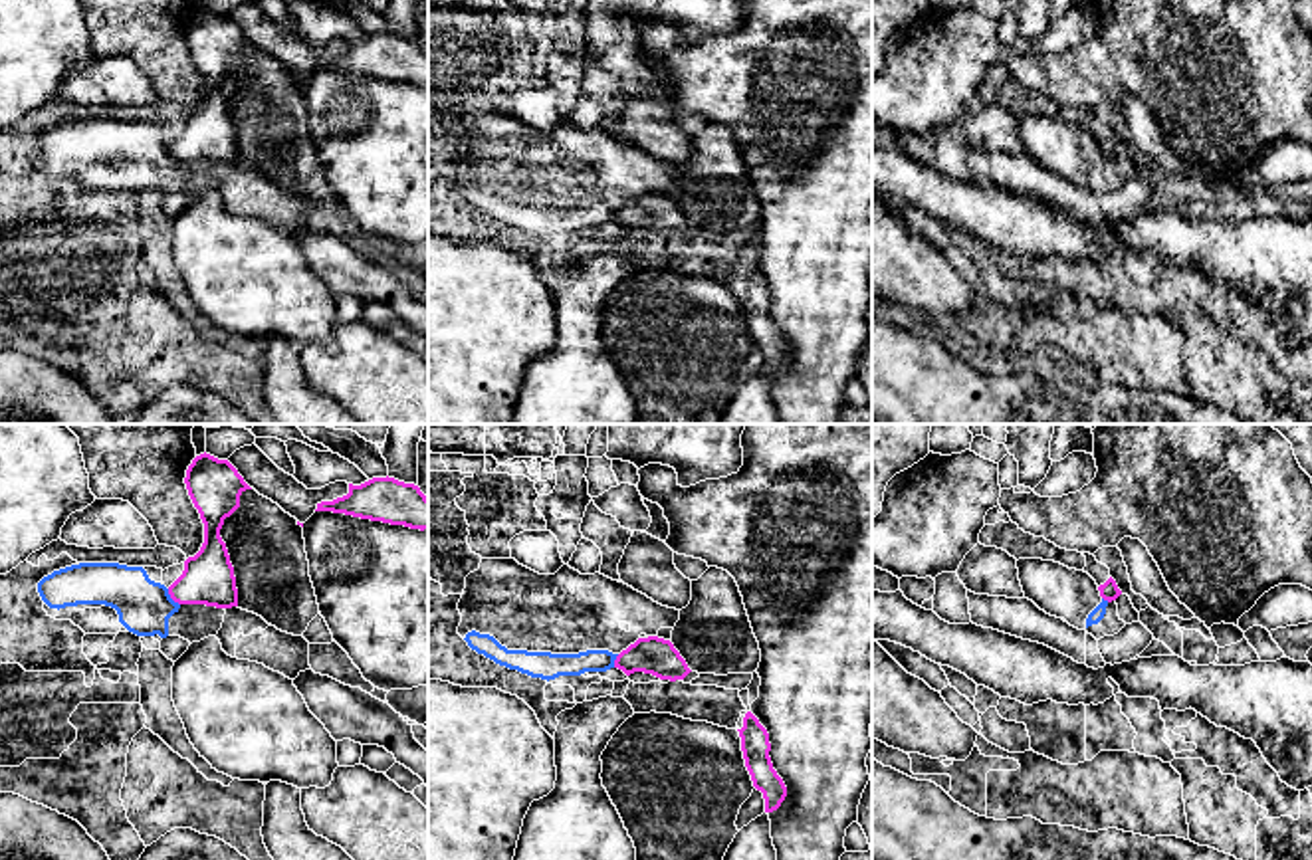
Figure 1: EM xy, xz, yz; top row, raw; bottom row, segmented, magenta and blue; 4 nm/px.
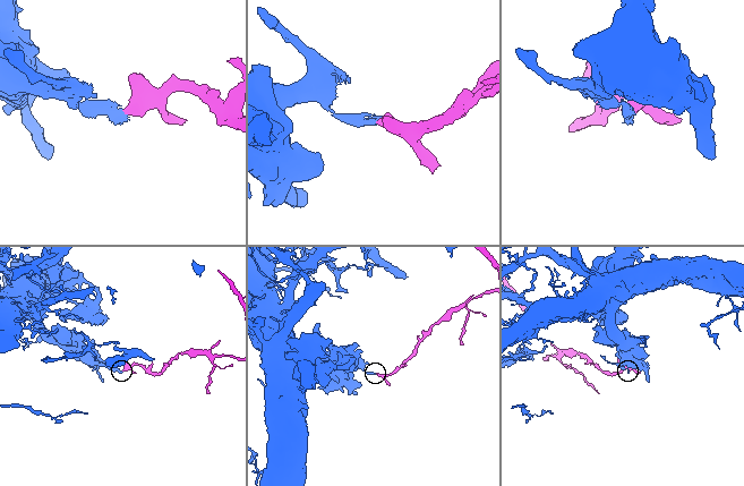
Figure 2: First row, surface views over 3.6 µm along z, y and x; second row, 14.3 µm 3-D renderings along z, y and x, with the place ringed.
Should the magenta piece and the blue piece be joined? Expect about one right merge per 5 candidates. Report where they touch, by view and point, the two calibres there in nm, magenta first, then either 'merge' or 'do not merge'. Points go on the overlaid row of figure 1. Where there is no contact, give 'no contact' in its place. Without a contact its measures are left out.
xy (171, 597) | 220/220 nm | do not merge

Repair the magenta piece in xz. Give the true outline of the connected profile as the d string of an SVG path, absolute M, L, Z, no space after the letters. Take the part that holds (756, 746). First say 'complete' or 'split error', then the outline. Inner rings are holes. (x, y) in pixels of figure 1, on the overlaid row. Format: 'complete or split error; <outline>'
complete; M751 711L745 713L743 727L737 731L753 787L763 793L765 812L773 812L785 801L787 787L773 769L769 733Z

